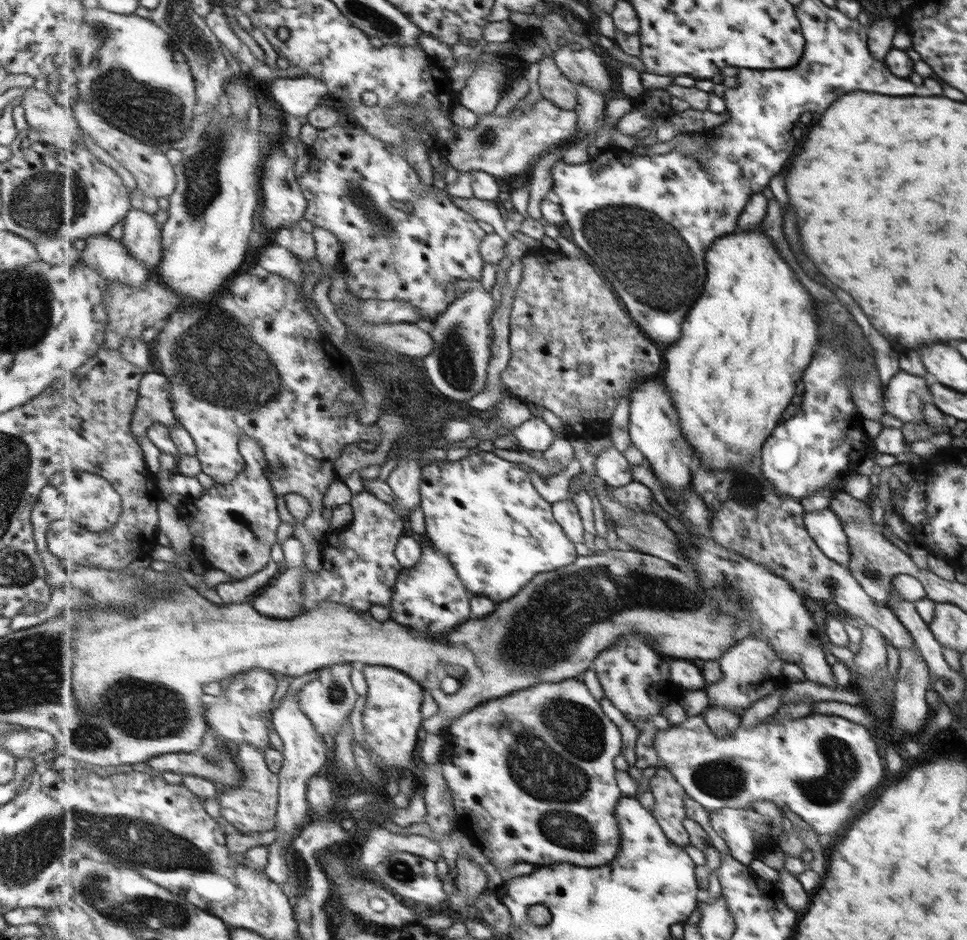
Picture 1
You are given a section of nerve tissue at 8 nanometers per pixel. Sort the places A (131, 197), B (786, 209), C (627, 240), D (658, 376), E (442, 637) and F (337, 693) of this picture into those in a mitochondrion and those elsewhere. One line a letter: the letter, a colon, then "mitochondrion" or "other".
A: other
B: other
C: mitochondrion
D: other
E: other
F: mitochondrion

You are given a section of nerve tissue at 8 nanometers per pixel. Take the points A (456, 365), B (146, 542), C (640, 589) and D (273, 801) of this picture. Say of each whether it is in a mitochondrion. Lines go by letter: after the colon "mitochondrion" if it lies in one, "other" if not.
A: mitochondrion
B: other
C: mitochondrion
D: other

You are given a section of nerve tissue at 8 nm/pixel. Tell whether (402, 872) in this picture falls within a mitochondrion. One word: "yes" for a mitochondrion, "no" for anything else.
yes

